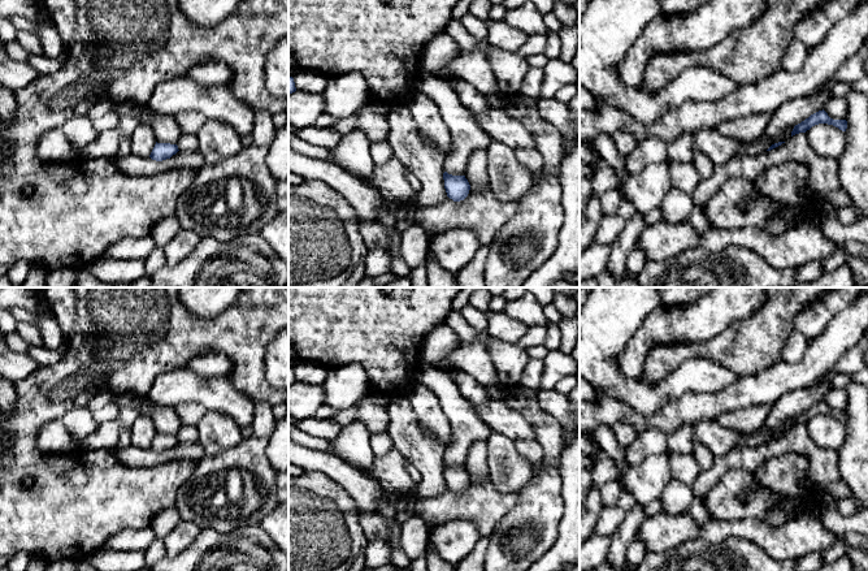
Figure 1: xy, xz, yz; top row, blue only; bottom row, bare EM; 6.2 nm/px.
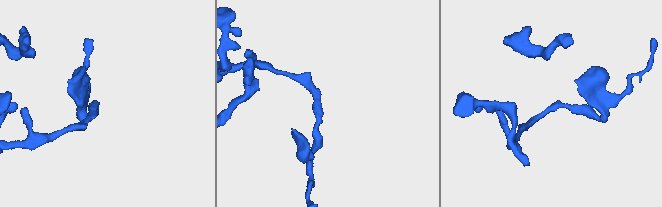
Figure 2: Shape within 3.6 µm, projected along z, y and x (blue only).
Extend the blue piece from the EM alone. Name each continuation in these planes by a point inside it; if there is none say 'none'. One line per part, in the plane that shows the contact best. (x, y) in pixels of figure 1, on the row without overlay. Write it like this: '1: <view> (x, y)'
none

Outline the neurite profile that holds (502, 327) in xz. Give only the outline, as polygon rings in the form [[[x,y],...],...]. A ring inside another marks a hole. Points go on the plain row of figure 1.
[[[504,311],[489,313],[486,332],[494,338],[509,343],[518,343],[528,330],[529,328],[524,323],[507,316]]]

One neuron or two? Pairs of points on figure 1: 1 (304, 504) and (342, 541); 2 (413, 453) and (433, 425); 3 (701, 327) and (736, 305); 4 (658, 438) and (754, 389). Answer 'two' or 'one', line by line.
1: one
2: two
3: one
4: two

